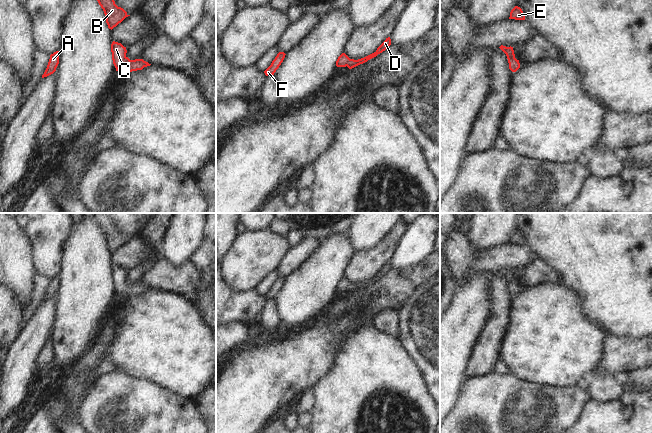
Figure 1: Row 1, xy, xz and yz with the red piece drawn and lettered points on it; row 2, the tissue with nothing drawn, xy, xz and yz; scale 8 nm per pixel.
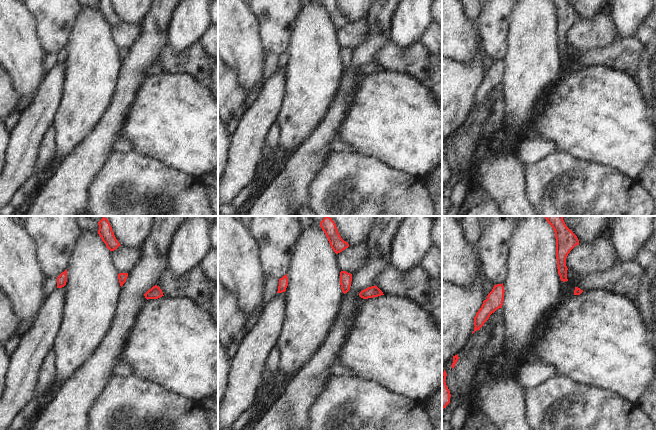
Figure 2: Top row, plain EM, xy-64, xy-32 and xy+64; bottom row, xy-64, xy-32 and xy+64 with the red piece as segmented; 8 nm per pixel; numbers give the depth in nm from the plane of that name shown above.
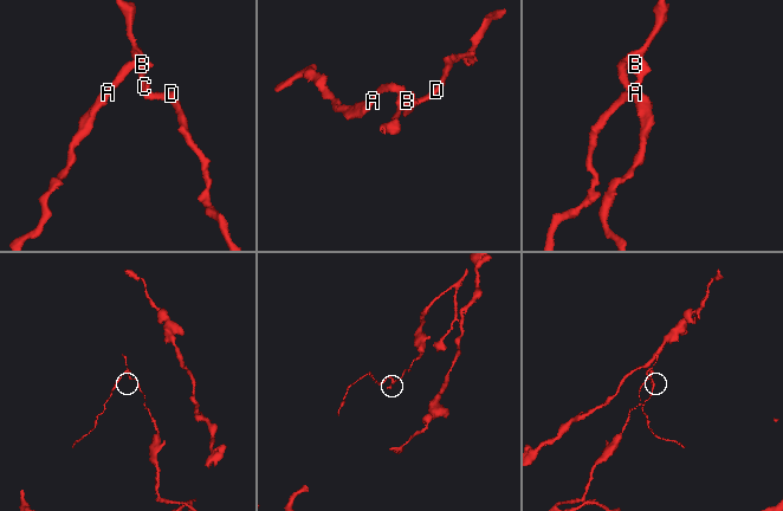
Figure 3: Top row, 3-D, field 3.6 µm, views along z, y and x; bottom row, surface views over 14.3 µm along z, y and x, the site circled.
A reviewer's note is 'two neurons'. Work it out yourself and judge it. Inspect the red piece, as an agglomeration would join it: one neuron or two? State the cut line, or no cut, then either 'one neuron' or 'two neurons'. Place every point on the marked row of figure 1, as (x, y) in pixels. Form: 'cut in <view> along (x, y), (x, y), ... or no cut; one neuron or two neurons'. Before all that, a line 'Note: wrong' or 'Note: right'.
Note: wrong
no cut; one neuron

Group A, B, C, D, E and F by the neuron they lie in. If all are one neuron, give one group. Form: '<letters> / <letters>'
A B C D E F

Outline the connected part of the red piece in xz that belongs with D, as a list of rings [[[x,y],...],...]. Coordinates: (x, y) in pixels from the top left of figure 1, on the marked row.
[[[388,37],[377,48],[377,50],[374,53],[372,53],[364,58],[358,59],[358,60],[350,59],[345,53],[342,53],[336,61],[336,66],[337,67],[346,67],[347,66],[349,69],[352,69],[360,64],[363,64],[363,63],[367,62],[368,60],[376,57],[378,54],[385,51],[390,45],[391,45],[391,39],[390,39],[390,37]]]

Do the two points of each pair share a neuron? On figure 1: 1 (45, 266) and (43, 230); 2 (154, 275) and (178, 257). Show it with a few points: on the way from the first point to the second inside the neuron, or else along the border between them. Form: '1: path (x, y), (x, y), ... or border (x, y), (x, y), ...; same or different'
1: path (45, 257), (45, 239); same
2: border (163, 256), (174, 265), (181, 265), (188, 261); different

